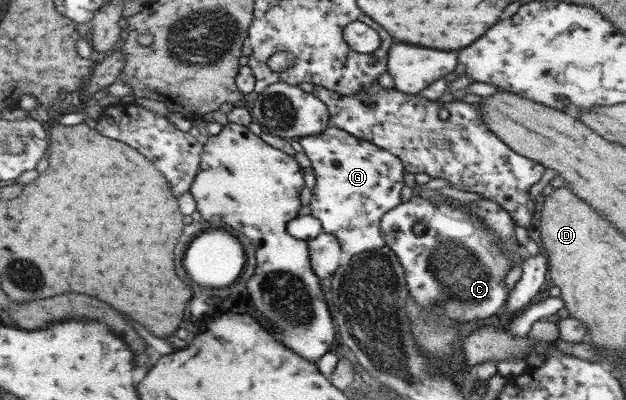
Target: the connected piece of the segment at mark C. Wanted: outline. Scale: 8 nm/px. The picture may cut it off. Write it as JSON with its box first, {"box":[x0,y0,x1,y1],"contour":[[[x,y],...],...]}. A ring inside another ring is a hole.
{"box":[381,196,515,324],"contour":[[[413,196],[412,199],[410,199],[410,201],[408,201],[407,203],[402,203],[401,205],[398,205],[396,208],[392,208],[389,209],[388,212],[385,213],[385,216],[383,216],[381,218],[381,234],[384,235],[384,240],[385,240],[385,246],[389,247],[391,250],[393,250],[393,252],[396,254],[398,261],[401,262],[402,268],[404,269],[405,272],[405,284],[408,286],[408,291],[409,291],[409,297],[412,297],[412,299],[414,299],[414,305],[418,305],[421,307],[421,312],[422,312],[422,307],[424,307],[424,313],[426,312],[430,312],[430,305],[434,306],[434,305],[438,305],[440,306],[445,313],[443,313],[443,316],[446,316],[449,320],[454,320],[455,322],[458,323],[469,323],[469,322],[475,322],[477,324],[482,324],[483,322],[490,322],[492,320],[497,320],[498,316],[500,316],[500,308],[502,307],[502,305],[505,304],[506,299],[507,299],[507,295],[508,295],[508,291],[505,288],[504,285],[504,276],[506,275],[506,273],[509,271],[510,269],[510,263],[511,261],[509,261],[509,259],[507,258],[507,255],[505,255],[505,253],[503,253],[503,251],[501,251],[501,247],[509,240],[512,239],[512,237],[514,237],[514,227],[515,227],[515,223],[512,220],[512,218],[510,218],[509,213],[505,210],[502,209],[502,206],[498,206],[496,203],[493,203],[492,201],[486,200],[486,199],[480,199],[476,202],[472,202],[470,204],[466,204],[465,207],[453,207],[453,206],[448,206],[448,204],[430,204],[430,202],[428,202],[428,200],[424,199],[424,198],[420,198],[419,196]],[[415,223],[421,223],[424,226],[424,231],[422,232],[421,235],[414,235],[414,233],[412,233],[412,226]]]}

